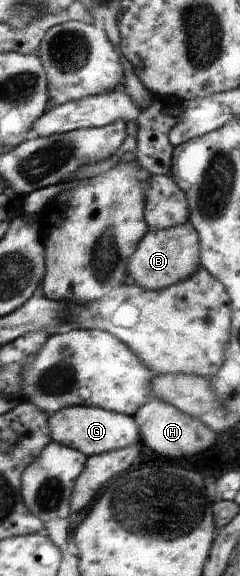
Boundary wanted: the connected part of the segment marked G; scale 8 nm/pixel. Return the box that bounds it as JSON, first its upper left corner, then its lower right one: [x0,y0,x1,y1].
[49,406,141,456]

